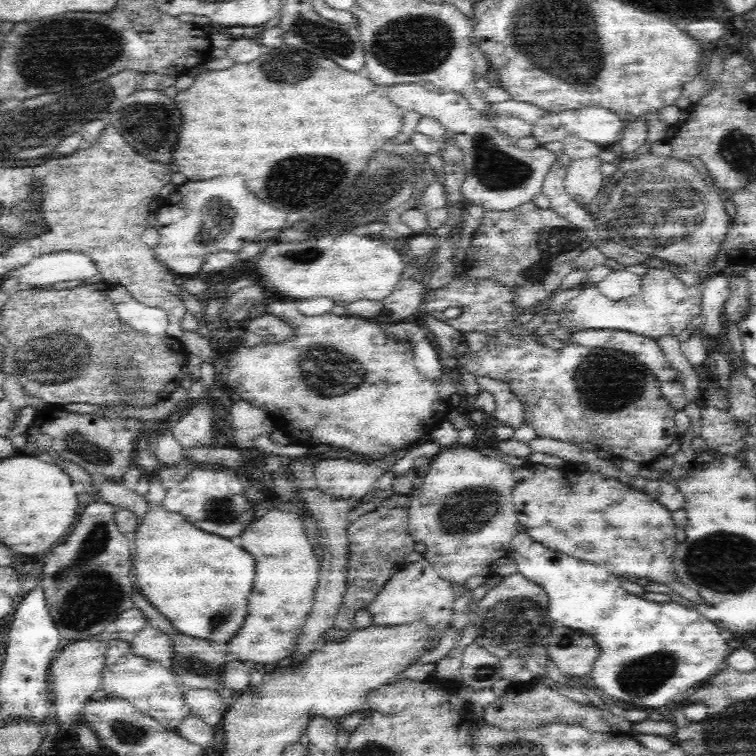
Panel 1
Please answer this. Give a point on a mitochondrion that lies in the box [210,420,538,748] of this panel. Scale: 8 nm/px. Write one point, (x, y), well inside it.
(467, 511)

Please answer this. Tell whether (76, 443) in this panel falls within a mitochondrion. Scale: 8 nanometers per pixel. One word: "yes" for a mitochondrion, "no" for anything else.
yes

